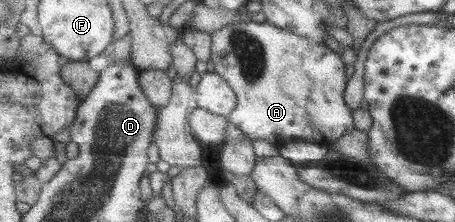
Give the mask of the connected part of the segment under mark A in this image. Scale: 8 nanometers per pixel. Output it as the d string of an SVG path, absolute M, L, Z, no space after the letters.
M257 17L226 25L212 34L211 60L214 71L224 77L238 95L238 106L229 120L251 140L263 139L281 147L286 141L300 139L329 147L343 134L356 128L354 110L344 96L349 79L346 63L329 46L313 43L308 37L301 37Z

